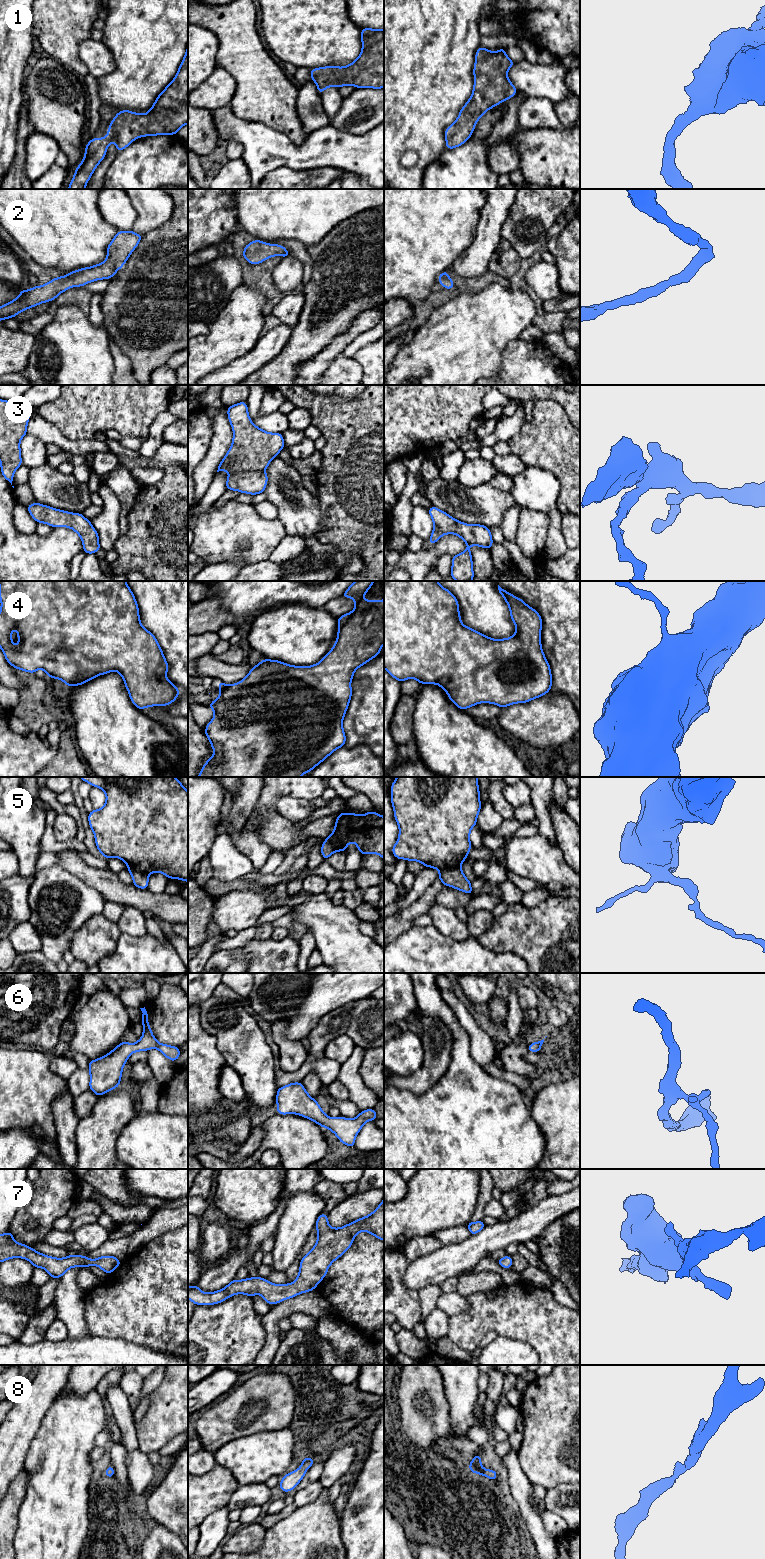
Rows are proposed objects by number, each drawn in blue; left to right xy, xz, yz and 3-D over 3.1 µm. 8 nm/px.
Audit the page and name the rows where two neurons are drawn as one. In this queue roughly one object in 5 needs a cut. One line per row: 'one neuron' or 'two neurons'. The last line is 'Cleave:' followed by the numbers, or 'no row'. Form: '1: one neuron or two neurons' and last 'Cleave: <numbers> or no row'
1: one neuron
2: one neuron
3: one neuron
4: one neuron
5: two neurons
6: one neuron
7: one neuron
8: one neuron
Cleave: 5

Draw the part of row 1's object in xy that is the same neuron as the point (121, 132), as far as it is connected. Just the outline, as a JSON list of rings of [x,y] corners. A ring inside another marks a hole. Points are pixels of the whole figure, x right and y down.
[[[188,44],[185,56],[180,64],[176,76],[170,84],[158,95],[147,114],[133,113],[130,110],[119,111],[110,122],[107,136],[91,139],[85,148],[85,155],[76,167],[68,189],[85,189],[96,167],[106,156],[110,143],[115,142],[117,152],[121,152],[136,138],[156,135],[175,135],[178,130],[188,124]]]

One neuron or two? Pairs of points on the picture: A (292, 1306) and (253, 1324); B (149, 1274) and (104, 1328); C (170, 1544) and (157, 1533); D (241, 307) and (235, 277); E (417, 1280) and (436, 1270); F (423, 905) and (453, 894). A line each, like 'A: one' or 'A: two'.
A: two
B: one
C: one
D: two
E: one
F: two

